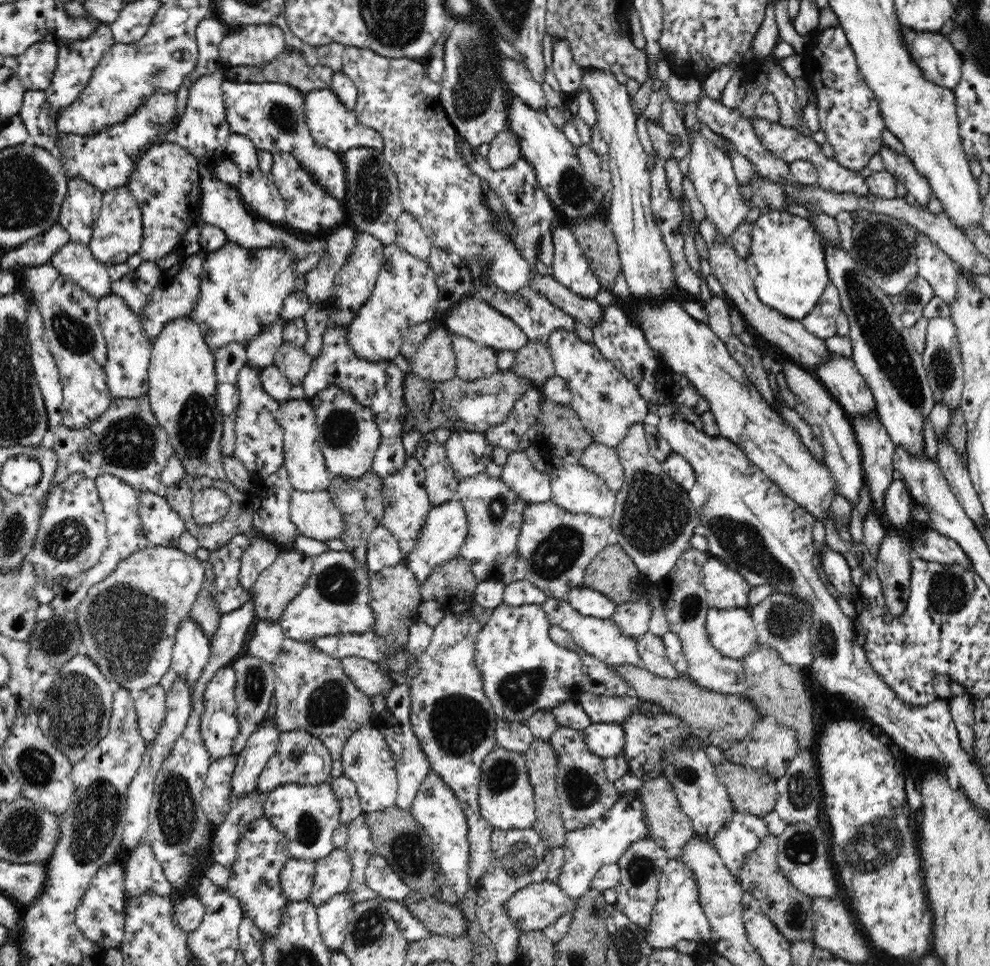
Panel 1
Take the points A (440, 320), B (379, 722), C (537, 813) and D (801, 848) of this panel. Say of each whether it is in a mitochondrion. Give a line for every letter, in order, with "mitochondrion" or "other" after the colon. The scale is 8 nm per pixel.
A: other
B: other
C: other
D: mitochondrion

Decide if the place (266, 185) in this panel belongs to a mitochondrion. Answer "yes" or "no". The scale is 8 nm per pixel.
no

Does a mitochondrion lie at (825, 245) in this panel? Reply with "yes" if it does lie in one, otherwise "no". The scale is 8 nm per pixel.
no

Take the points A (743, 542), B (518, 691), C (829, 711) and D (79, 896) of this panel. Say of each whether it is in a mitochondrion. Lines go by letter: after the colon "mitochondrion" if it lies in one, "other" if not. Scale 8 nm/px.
A: mitochondrion
B: mitochondrion
C: other
D: other

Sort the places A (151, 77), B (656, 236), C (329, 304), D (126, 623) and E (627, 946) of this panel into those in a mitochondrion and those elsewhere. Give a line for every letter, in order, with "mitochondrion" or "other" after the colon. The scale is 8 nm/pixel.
A: mitochondrion
B: other
C: other
D: mitochondrion
E: mitochondrion

